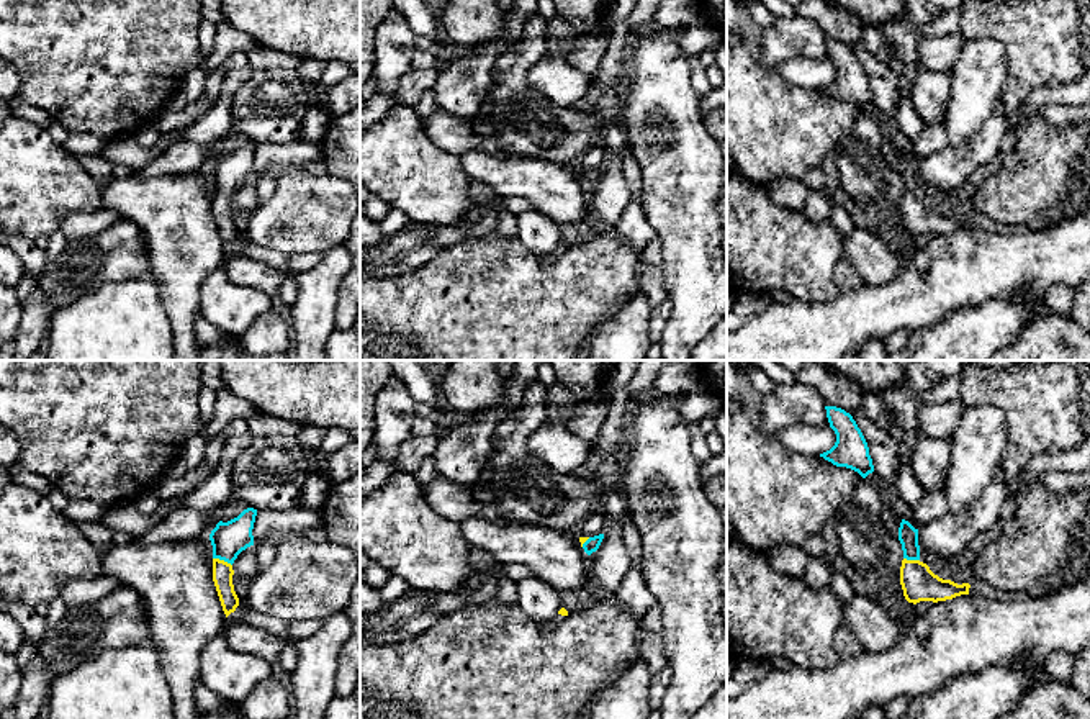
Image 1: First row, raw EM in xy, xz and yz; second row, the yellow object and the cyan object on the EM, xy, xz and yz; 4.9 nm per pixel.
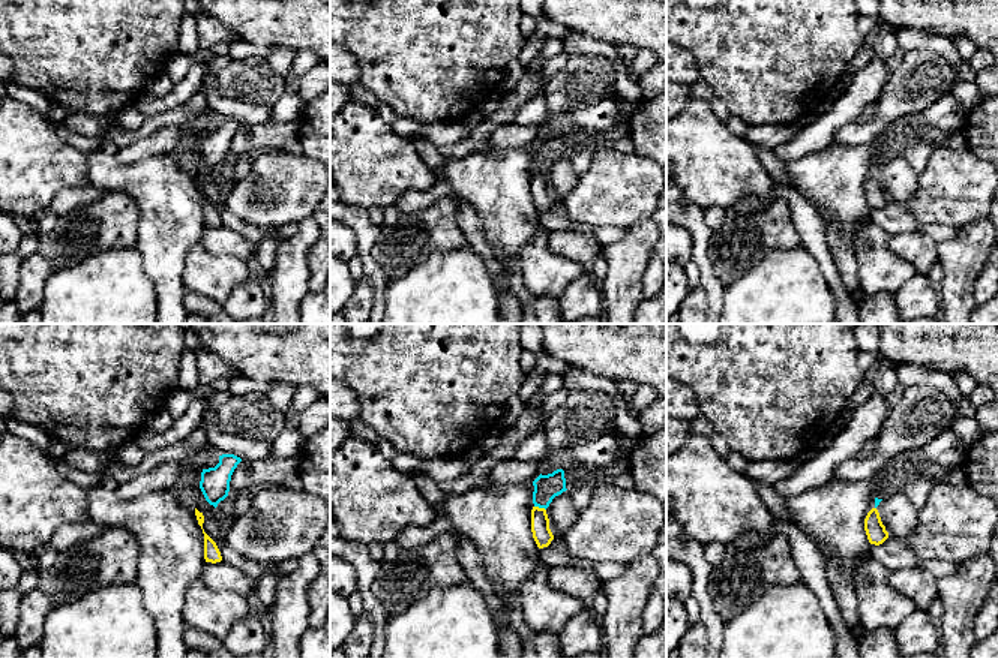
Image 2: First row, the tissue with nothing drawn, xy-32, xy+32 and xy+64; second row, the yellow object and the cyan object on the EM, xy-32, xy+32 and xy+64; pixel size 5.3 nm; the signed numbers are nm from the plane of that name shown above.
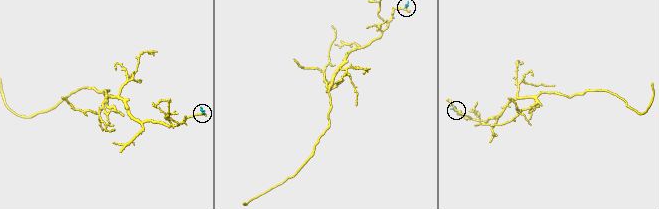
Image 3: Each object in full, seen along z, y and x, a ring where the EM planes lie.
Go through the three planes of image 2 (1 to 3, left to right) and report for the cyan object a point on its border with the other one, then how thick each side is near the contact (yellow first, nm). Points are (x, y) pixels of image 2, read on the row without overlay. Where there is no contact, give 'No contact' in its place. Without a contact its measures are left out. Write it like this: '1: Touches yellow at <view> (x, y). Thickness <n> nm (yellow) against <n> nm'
1: No contact
2: Touches yellow at xy+32 (541, 173). Thickness 100 nm (yellow) against 140 nm
3: No contact

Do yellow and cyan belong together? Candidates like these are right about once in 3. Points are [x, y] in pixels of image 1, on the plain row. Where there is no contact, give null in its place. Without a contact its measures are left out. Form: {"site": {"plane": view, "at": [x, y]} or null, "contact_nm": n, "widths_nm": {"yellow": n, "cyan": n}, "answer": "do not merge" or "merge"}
{"site": {"plane": "xy", "at": [223, 194]}, "contact_nm": 100, "widths_nm": {"yellow": 100, "cyan": 170}, "answer": "merge"}

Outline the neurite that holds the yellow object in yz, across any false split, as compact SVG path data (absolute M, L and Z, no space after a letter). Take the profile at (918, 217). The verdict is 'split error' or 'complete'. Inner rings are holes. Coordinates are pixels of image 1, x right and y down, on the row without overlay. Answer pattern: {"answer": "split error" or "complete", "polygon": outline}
{"answer": "split error", "polygon": "M902 152L899 161L899 174L903 183L900 218L908 236L938 236L969 228L969 216L957 218L951 213L943 213L920 193L918 162L905 152Z"}

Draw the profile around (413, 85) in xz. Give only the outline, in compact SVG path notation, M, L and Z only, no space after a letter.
M409 69L396 85L396 100L403 106L416 106L427 93L432 92L439 79L437 69L416 70Z

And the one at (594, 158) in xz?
M594 144L578 162L579 170L594 170L606 165L606 147Z

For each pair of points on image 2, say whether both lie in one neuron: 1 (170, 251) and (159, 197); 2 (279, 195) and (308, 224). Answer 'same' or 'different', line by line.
1: same
2: different

